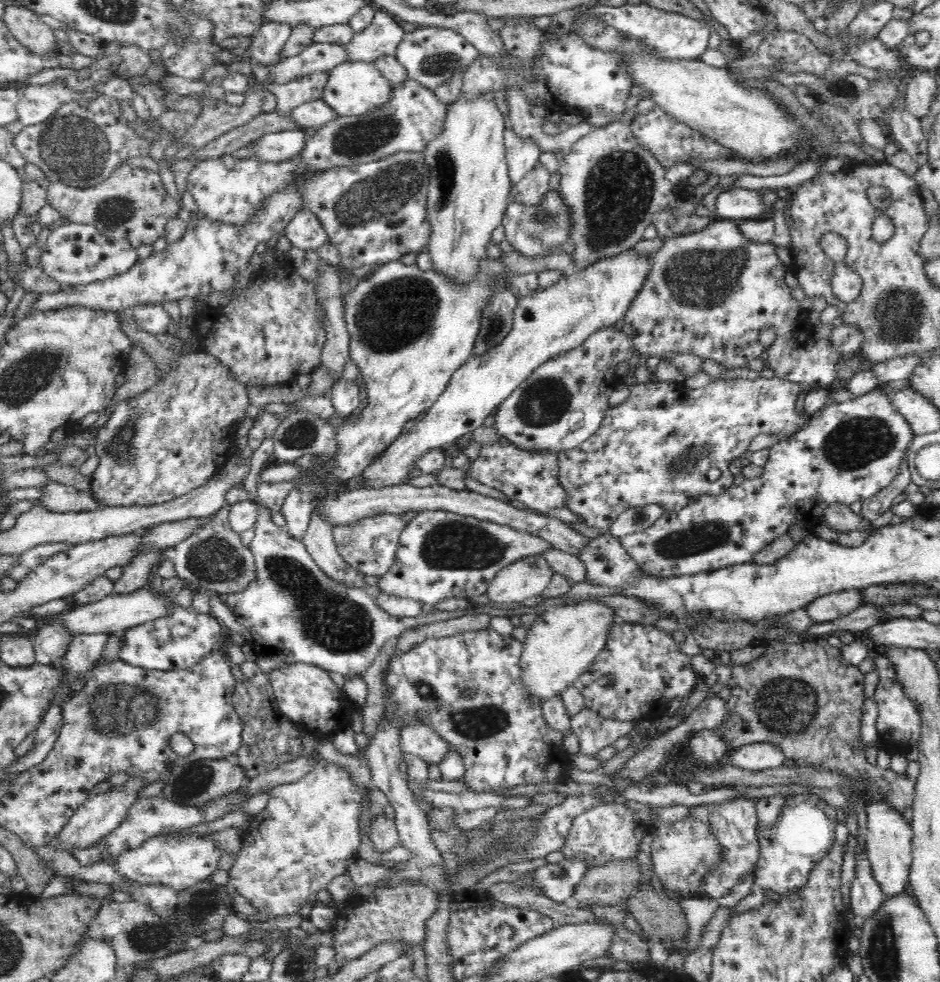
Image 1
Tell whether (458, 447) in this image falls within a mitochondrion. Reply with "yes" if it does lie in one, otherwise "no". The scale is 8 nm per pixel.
no

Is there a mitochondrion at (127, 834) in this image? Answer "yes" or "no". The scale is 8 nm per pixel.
no

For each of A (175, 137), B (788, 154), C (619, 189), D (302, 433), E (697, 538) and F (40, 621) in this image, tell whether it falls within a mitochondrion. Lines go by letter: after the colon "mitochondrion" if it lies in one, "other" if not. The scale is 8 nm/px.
A: other
B: other
C: mitochondrion
D: mitochondrion
E: mitochondrion
F: other

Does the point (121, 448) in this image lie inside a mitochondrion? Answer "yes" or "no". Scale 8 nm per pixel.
yes

